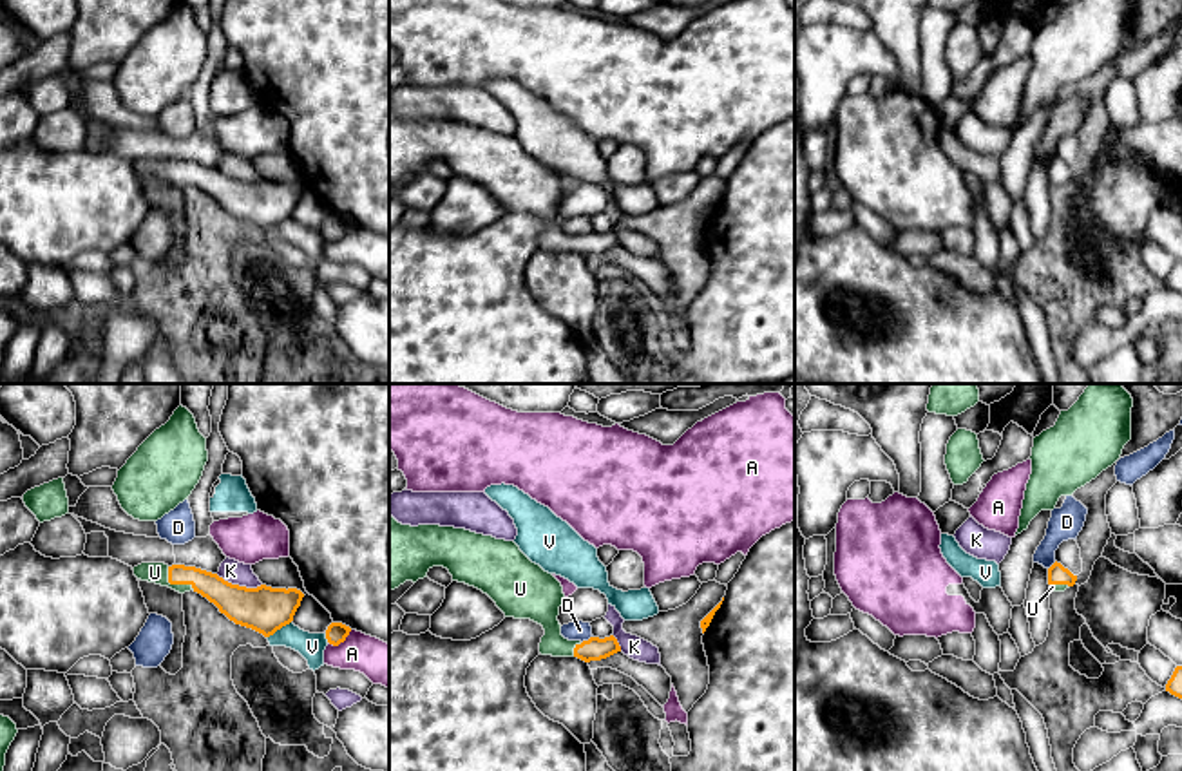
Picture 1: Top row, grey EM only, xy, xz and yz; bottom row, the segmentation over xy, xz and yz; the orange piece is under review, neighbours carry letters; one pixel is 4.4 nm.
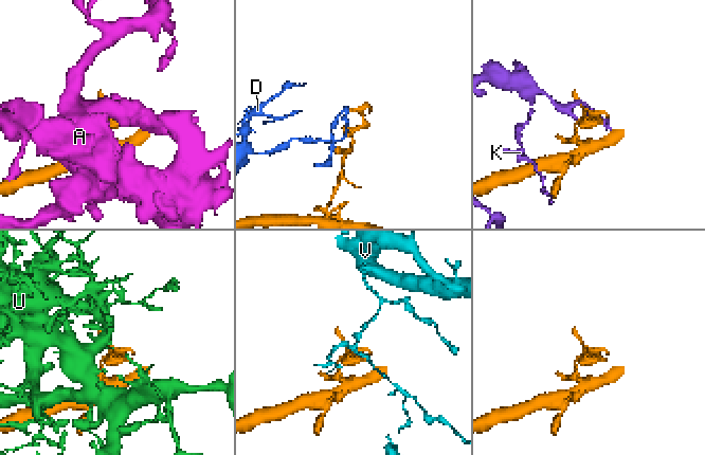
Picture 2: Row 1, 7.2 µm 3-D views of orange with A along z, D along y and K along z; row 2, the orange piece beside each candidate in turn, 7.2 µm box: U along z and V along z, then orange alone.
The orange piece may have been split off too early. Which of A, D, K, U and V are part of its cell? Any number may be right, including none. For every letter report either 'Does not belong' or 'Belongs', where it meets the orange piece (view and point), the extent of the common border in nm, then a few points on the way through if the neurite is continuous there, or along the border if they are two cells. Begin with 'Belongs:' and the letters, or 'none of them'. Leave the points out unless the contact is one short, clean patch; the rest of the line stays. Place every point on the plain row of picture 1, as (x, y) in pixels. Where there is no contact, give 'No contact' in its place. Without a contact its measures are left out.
Belongs: none of them
A: Does not belong. Touches orange at xy (341, 236). Shared border 130 nm. Boundary: xy (352, 225), (337, 239), (328, 237)
D: Does not belong. Touches orange at xz (589, 234). Shared border 70 nm. Boundary: xz (592, 230), (581, 237)
K: Does not belong. Touches orange at xy (238, 180). Shared border 220 nm
U: Does not belong. Touches orange at xy (174, 178). Shared border 160 nm. Boundary: xy (167, 161), (167, 174), (171, 178), (189, 178), (194, 183)
V: Does not belong. Touches orange at xy (277, 223). Shared border 130 nm

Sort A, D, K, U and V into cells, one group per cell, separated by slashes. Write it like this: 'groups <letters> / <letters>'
groups A / D / K / U / V

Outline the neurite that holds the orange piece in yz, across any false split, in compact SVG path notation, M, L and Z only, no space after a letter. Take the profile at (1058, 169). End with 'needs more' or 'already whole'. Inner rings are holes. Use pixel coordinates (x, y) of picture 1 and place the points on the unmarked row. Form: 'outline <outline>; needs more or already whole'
outline M1057 156L1048 163L1048 179L1068 179L1068 181L1073 181L1075 176L1077 176L1077 170L1073 170L1068 163L1064 163Z; already whole

